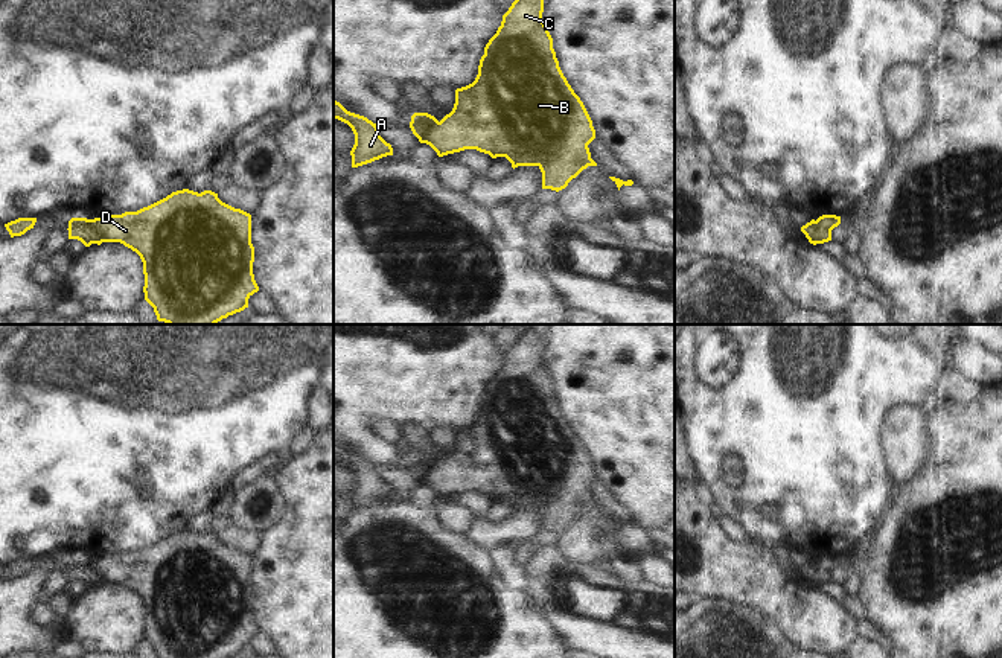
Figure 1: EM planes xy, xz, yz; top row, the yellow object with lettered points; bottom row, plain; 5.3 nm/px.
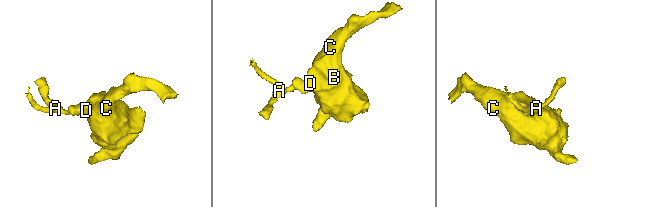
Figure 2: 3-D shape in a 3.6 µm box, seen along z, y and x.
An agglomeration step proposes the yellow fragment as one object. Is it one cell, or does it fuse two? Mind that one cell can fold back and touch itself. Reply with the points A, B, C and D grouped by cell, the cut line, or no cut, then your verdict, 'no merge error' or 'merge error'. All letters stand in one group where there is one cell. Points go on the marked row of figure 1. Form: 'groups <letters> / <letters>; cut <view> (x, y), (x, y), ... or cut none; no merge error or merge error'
groups A / B C D; cut xy (87, 220), (101, 233), (104, 241); merge error

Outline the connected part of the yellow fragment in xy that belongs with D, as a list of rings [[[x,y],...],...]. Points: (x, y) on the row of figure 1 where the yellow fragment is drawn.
[[[183,189],[137,212],[88,221],[102,233],[104,242],[120,242],[140,256],[145,274],[145,300],[154,308],[158,321],[216,324],[248,308],[248,299],[259,291],[253,274],[251,215],[222,203],[212,190],[198,193]]]

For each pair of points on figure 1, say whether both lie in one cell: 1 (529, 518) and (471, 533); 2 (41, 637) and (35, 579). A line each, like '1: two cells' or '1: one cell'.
1: one cell
2: one cell

